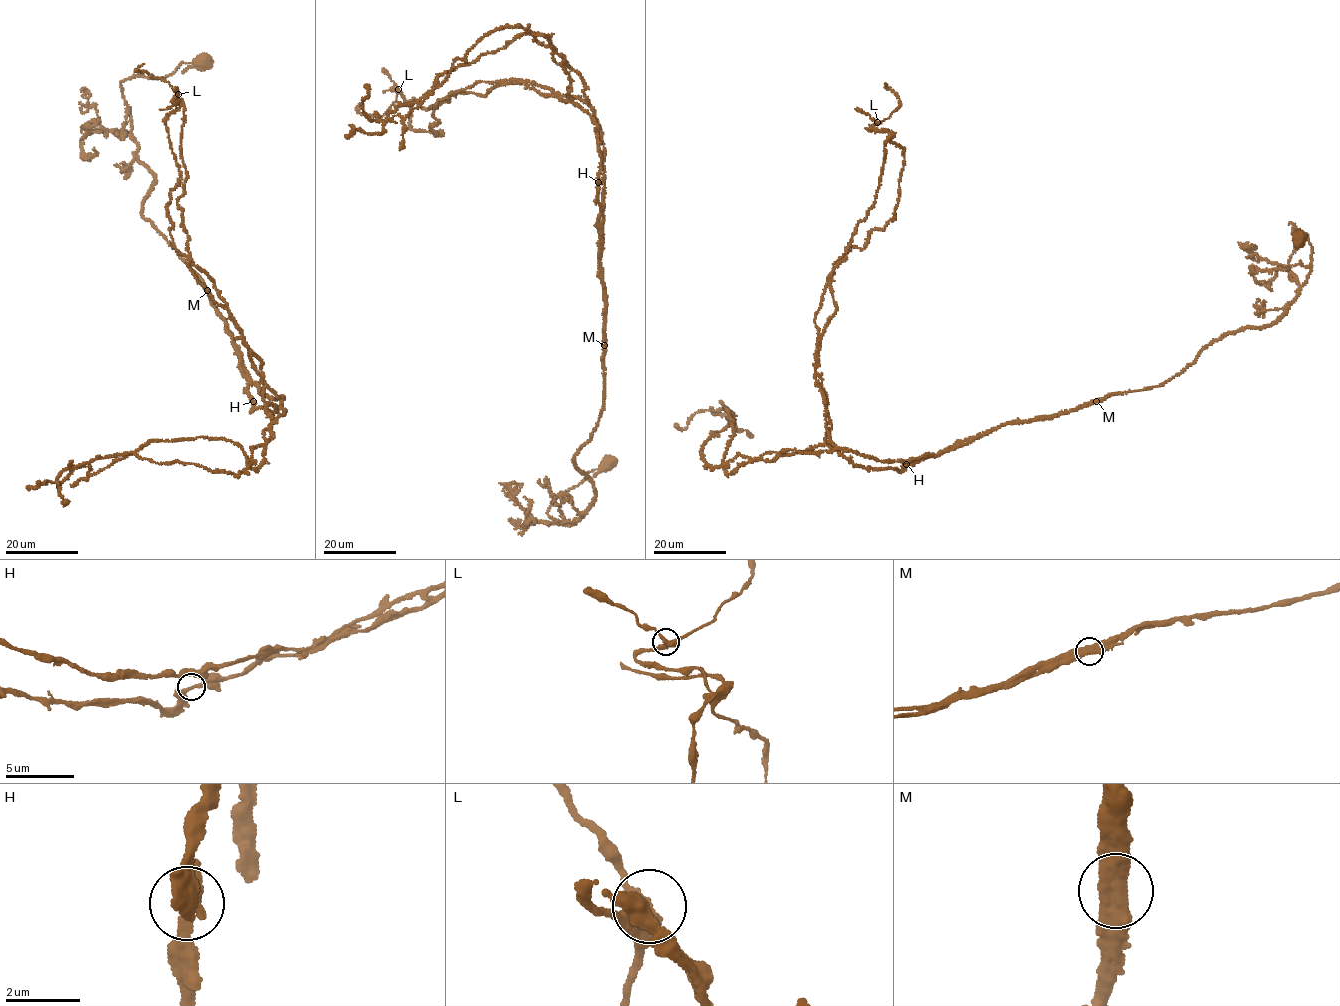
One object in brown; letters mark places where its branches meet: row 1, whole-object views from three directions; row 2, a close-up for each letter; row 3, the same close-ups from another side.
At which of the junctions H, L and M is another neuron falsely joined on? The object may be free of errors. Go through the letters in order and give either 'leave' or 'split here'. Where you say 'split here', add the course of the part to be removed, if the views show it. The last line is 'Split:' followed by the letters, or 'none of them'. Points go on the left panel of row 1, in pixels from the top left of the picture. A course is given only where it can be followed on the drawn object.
H: leave
L: leave
M: split here; foreign part runs (207, 291), (252, 381), (284, 398), (259, 468), (230, 440), (149, 441), (89, 475), (63, 470), (68, 499)
Split: M

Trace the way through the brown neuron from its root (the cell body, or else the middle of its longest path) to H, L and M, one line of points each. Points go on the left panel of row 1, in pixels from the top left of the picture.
H: (203, 63), (121, 87), (139, 160), (156, 180), (142, 215), (203, 281), (241, 353), (253, 401)
L: (203, 63), (121, 82), (156, 180), (141, 212), (203, 281), (249, 378), (280, 399), (191, 261), (178, 94)
M: (203, 63), (182, 63), (162, 77), (136, 75), (121, 87), (139, 160), (156, 180), (142, 215), (207, 291)

